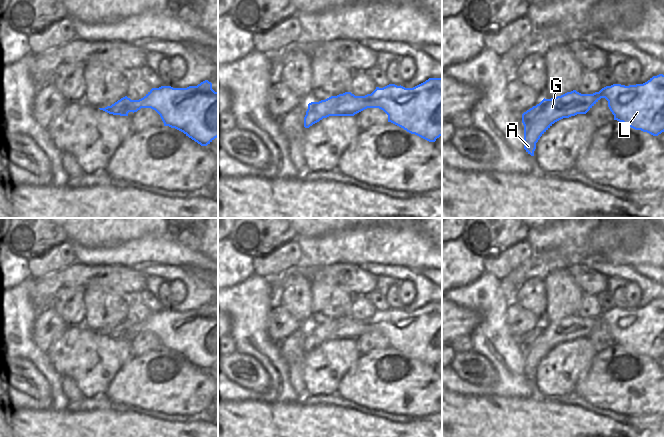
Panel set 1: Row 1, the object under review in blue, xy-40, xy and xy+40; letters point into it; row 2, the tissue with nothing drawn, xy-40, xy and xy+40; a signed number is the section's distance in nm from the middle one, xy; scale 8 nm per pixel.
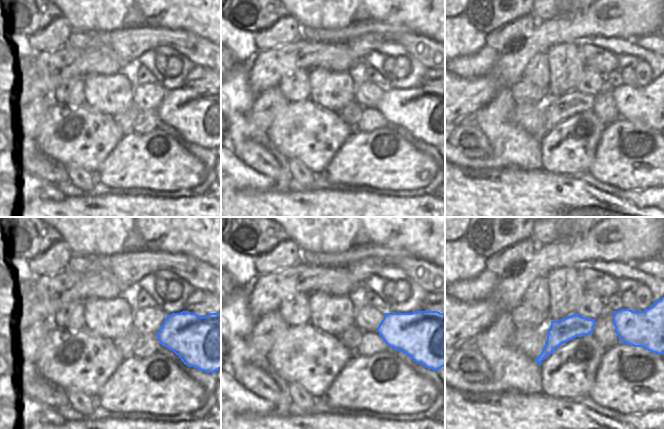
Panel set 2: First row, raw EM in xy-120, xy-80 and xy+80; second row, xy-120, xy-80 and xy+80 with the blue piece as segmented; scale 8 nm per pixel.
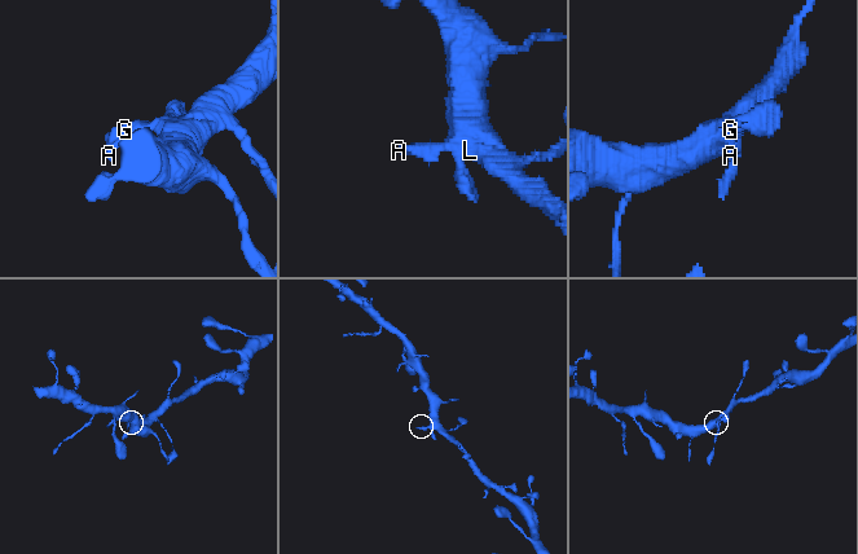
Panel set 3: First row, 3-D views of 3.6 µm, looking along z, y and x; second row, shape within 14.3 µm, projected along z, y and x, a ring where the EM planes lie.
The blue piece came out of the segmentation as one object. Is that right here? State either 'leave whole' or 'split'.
leave whole

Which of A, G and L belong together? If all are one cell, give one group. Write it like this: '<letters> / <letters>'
A G L

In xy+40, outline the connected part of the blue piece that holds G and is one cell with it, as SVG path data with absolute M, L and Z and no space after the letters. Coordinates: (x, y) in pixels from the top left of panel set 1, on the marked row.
M659 74L643 84L613 84L593 94L573 90L555 98L544 98L522 114L526 152L534 156L536 143L555 122L586 114L601 98L608 101L614 120L653 136L664 132L664 75Z

